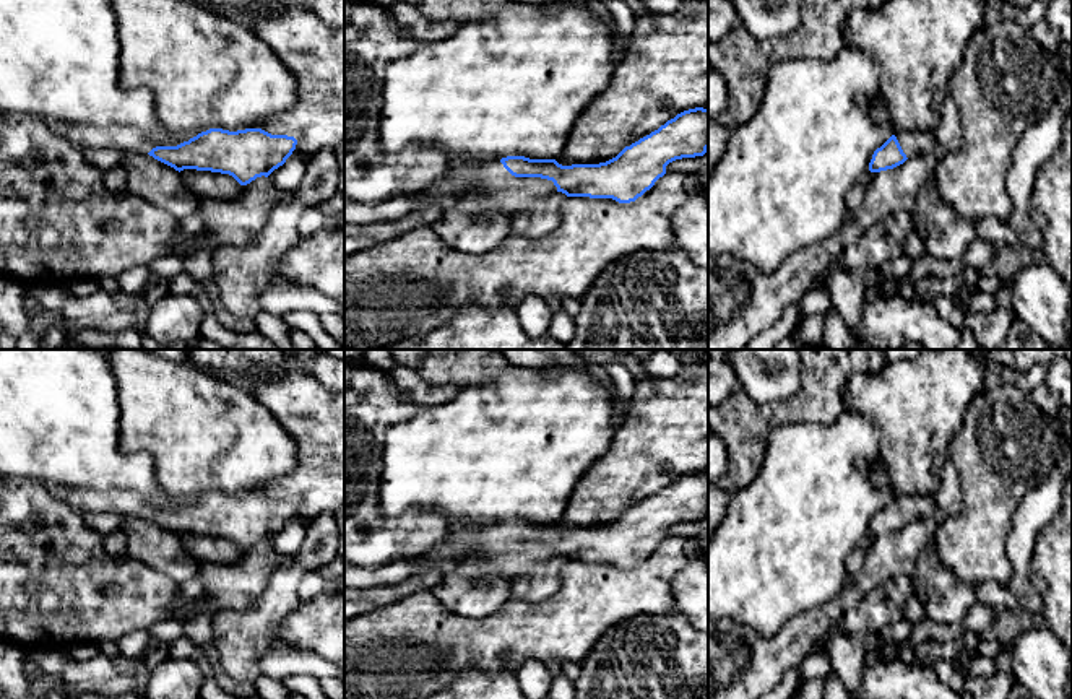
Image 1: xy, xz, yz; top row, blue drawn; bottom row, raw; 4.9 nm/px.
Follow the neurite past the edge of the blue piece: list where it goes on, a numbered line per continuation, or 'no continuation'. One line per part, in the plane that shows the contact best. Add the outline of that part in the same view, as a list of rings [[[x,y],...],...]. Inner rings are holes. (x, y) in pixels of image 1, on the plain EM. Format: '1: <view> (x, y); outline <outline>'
1: xz (491, 547); outline [[[486,523],[478,532],[453,530],[434,549],[414,553],[406,559],[417,572],[429,569],[453,571],[474,559],[481,567],[492,569],[500,579],[513,582],[533,574],[542,562],[557,556],[552,545],[541,541],[515,541],[500,523]]]

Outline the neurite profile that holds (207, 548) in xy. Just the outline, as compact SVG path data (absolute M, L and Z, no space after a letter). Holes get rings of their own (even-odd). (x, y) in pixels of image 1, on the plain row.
M184 533L180 535L184 548L198 562L229 564L239 559L242 549L229 538Z

